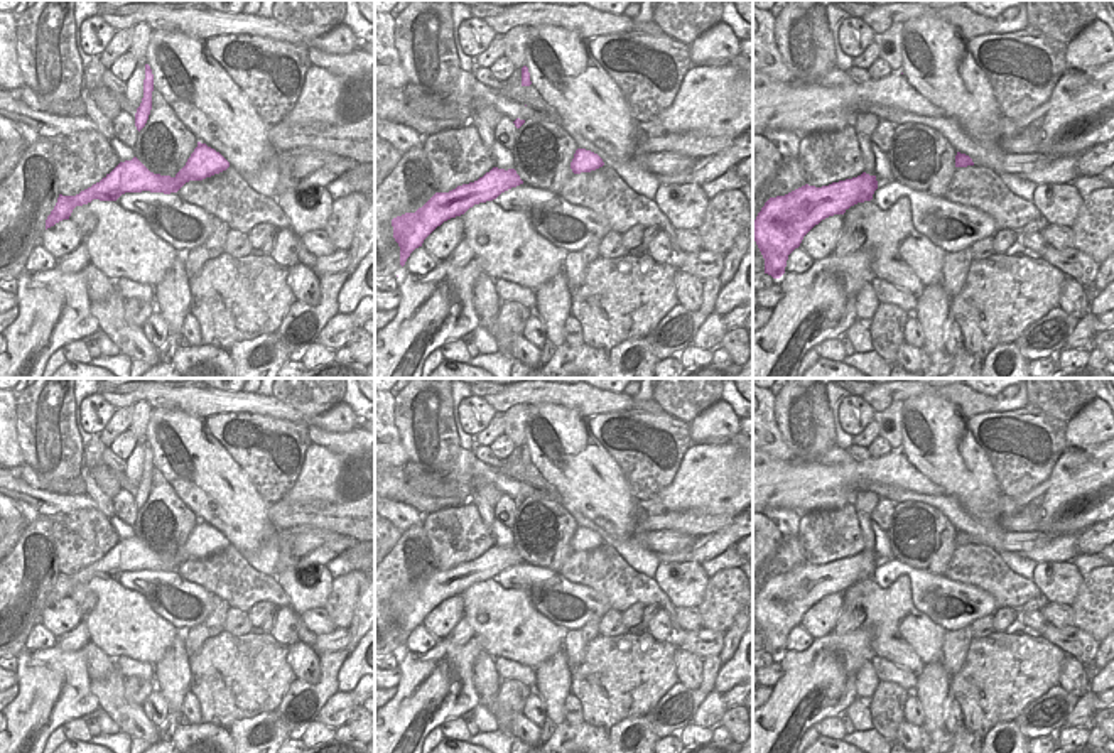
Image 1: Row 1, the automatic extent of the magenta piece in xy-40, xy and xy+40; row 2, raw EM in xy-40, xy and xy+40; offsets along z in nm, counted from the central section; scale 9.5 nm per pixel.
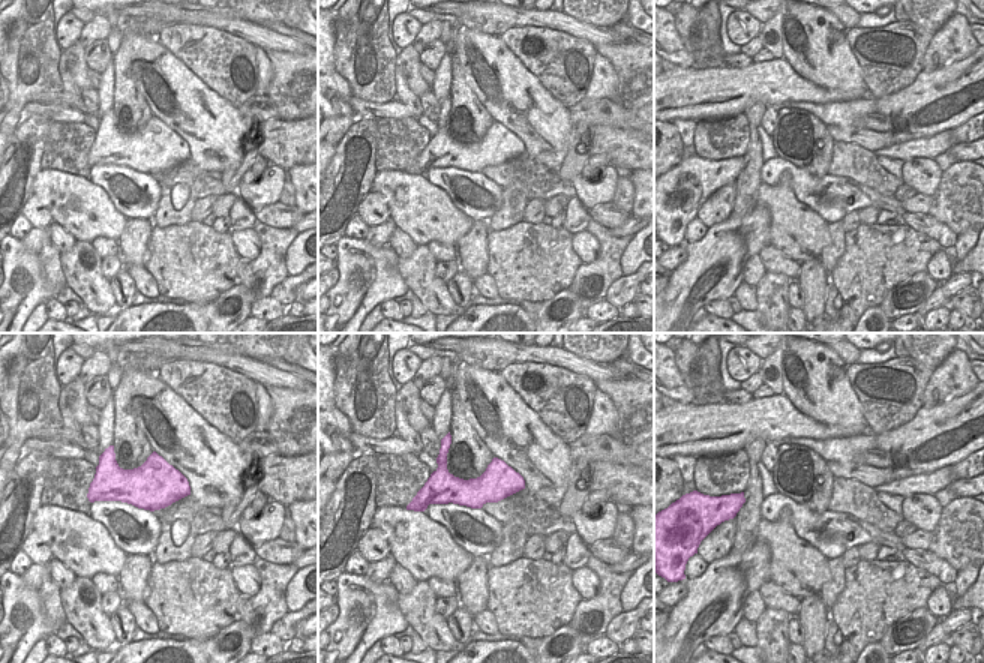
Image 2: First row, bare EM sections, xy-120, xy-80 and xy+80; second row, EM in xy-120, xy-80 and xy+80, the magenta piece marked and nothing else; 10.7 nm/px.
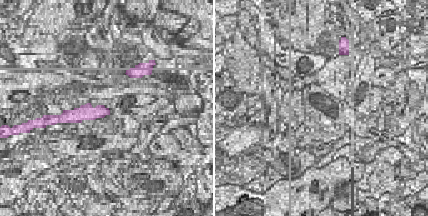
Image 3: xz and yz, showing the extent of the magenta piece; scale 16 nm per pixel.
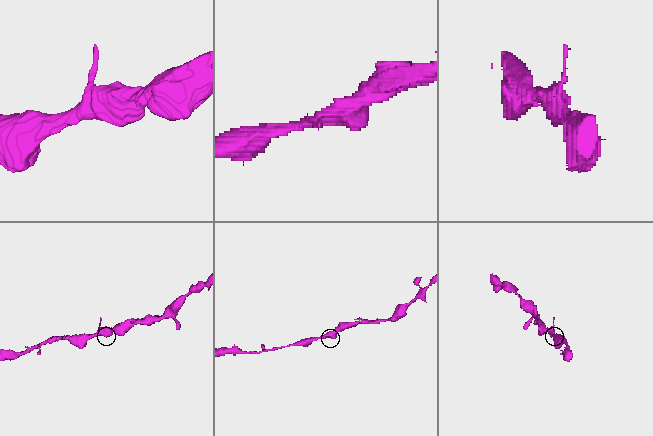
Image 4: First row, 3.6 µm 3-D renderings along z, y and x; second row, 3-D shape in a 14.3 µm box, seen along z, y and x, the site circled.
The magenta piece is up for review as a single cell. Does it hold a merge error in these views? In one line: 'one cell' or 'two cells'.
one cell

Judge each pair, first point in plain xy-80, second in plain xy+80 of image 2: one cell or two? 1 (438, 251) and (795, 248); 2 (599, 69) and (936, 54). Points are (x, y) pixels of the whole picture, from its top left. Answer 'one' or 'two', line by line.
1: two
2: two

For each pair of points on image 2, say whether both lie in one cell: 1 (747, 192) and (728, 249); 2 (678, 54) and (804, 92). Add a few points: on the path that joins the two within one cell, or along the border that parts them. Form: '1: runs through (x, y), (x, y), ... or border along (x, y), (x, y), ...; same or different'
1: border along (756, 204), (741, 218), (731, 216); different
2: border along (669, 60), (684, 68), (693, 66); different

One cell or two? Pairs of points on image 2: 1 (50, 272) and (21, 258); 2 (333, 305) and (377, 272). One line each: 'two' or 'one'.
1: two
2: one

